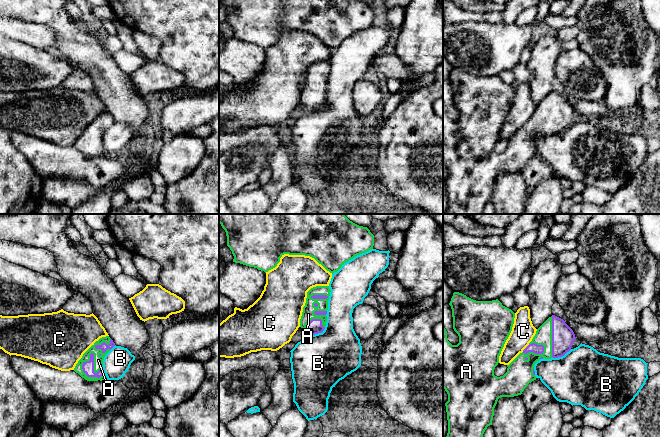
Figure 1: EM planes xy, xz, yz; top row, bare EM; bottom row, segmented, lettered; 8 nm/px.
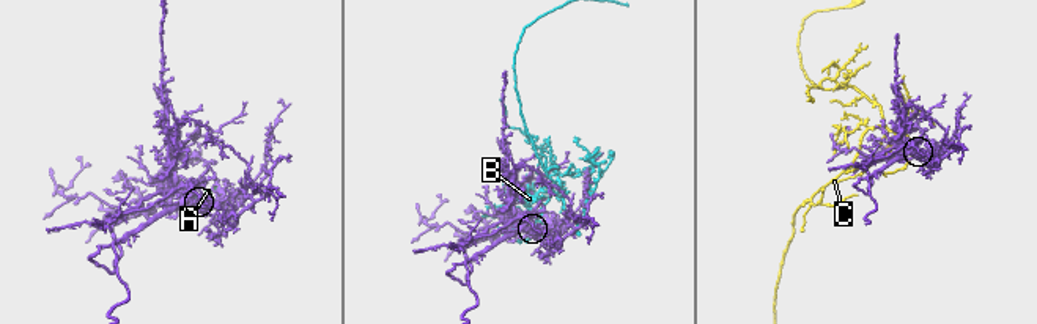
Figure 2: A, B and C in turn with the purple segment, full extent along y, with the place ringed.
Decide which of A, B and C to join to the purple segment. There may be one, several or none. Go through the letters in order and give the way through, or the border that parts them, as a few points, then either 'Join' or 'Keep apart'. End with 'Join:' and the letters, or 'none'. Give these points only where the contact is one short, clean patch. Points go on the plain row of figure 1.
A: Join
B: Keep apart
C: Keep apart
Join: A

